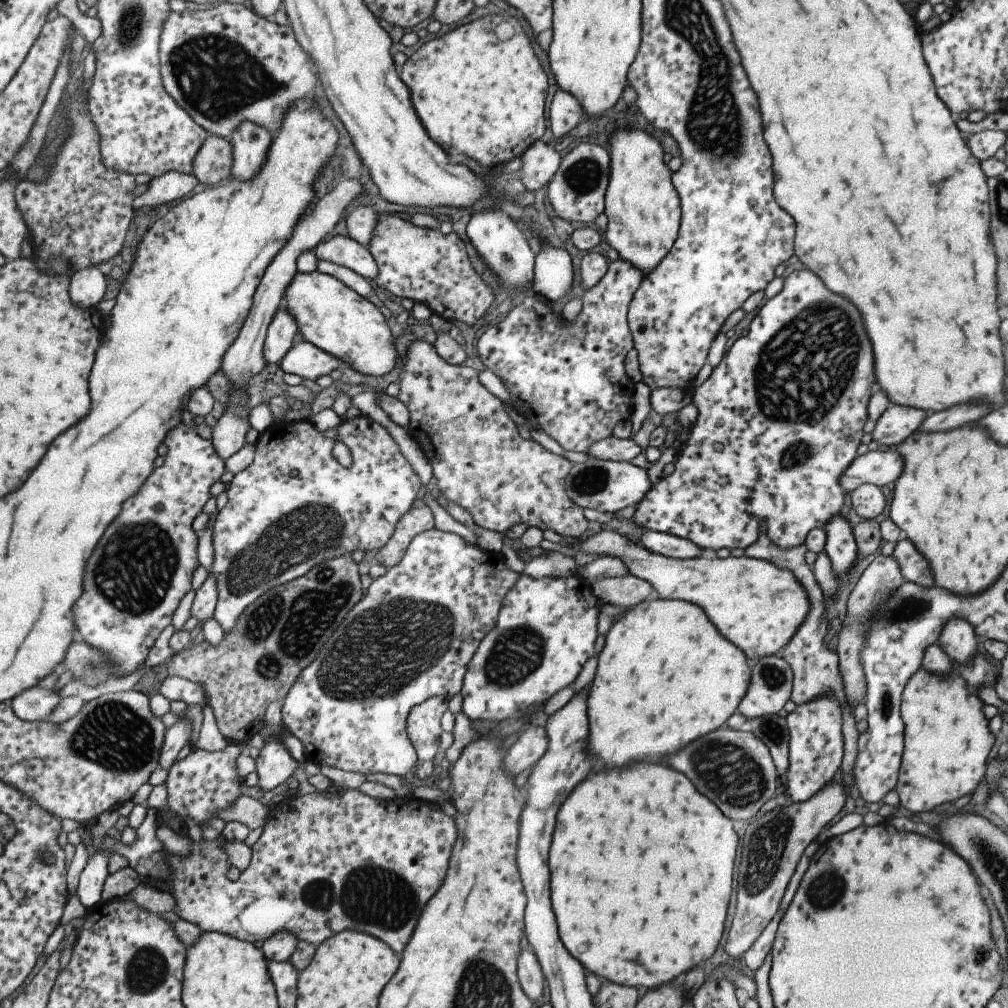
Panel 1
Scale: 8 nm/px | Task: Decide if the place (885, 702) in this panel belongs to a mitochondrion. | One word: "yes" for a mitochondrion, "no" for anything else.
yes

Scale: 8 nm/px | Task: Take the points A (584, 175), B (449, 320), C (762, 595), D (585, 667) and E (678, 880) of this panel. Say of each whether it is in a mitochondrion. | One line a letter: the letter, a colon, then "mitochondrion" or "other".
A: mitochondrion
B: other
C: other
D: other
E: other

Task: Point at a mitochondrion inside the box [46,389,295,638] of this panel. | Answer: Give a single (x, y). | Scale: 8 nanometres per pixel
(134, 572)

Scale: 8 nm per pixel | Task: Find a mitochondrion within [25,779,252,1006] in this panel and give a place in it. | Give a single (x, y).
(146, 970)

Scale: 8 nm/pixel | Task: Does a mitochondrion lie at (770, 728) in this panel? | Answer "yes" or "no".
yes

